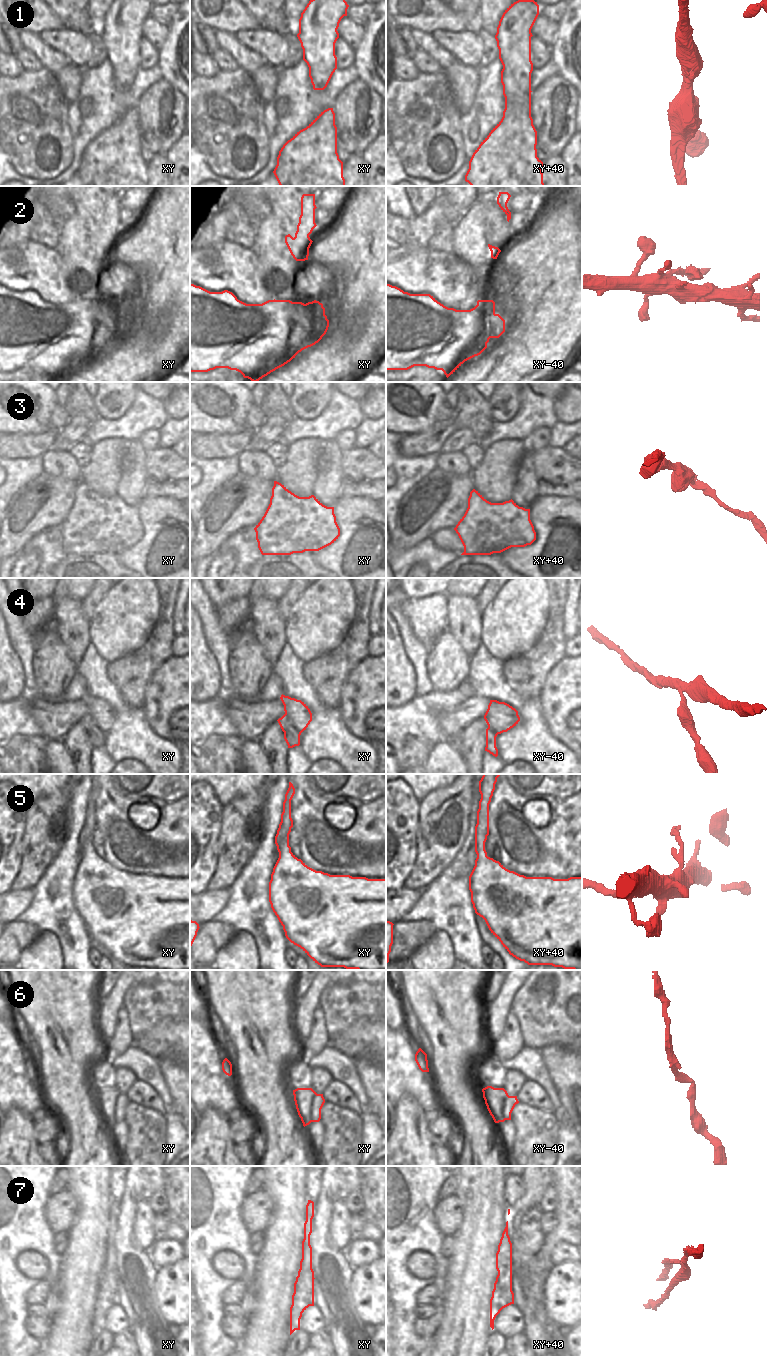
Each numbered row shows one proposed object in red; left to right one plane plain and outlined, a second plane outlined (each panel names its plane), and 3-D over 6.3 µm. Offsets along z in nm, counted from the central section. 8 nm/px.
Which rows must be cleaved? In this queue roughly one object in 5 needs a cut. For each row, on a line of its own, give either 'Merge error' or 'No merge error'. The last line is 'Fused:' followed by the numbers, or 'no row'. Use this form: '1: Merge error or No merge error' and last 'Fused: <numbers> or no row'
1: No merge error
2: No merge error
3: No merge error
4: Merge error
5: No merge error
6: No merge error
7: Merge error
Fused: 4, 7.

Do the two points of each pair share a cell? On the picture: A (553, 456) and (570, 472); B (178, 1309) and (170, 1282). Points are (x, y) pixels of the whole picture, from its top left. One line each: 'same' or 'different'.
A: same
B: same

